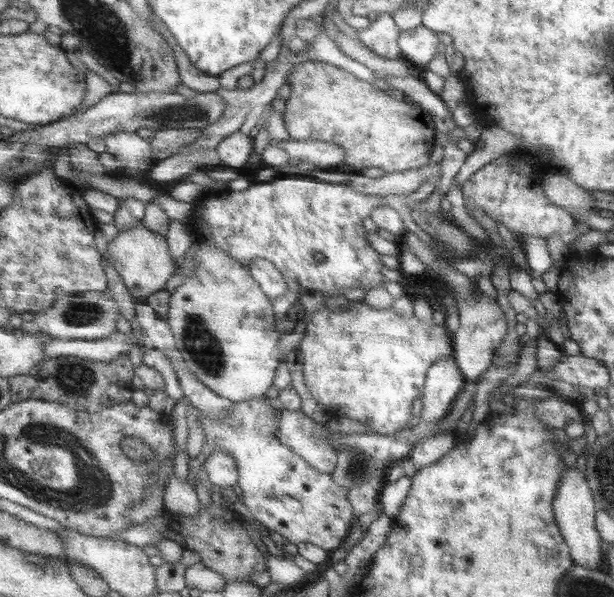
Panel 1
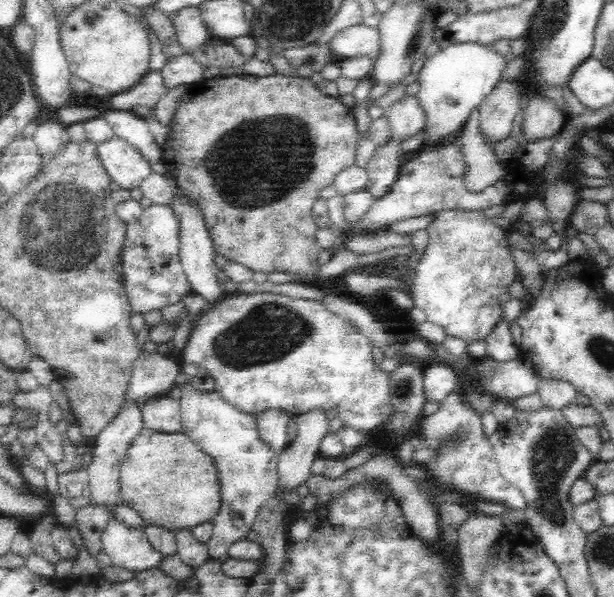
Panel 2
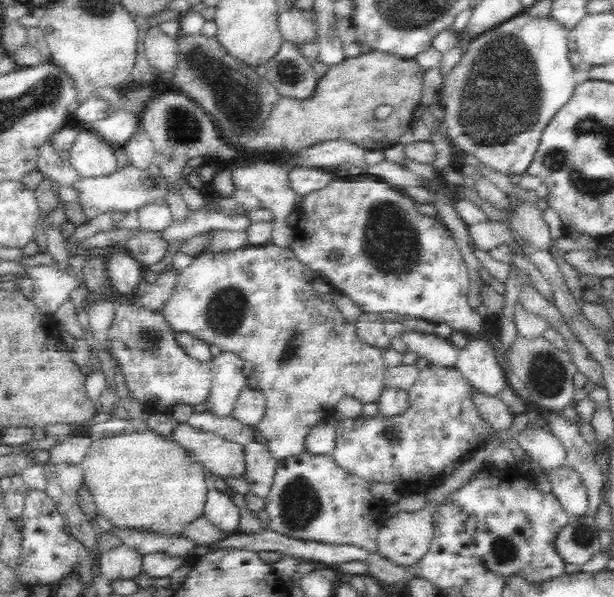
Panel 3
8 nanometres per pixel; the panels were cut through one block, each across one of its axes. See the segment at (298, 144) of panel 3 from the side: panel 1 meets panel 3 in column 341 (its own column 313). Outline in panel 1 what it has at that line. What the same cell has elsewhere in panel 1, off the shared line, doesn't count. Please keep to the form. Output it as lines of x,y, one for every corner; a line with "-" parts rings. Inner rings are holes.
302,62
290,74
290,84
294,92
287,101
285,115
292,139
340,144
346,148
347,164
361,172
369,168
382,168
386,173
398,173
431,164
430,152
435,145
434,134
437,130
432,114
420,105
390,97
373,83
363,81
349,70
330,62

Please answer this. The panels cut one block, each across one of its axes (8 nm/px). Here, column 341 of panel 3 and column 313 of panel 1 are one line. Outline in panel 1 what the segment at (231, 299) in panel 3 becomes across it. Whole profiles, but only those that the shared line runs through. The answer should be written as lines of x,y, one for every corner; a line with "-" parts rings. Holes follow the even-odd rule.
352,301
350,307
346,309
343,308
340,311
332,311
328,309
328,307
321,305
316,313
306,316
306,320
308,324
304,329
305,337
301,342
299,352
305,363
304,372
306,374
306,382
308,382
310,390
312,390
312,396
314,396
318,402
322,402
322,404
328,406
328,410
330,410
332,416
340,418
348,417
352,418
352,420
358,420
358,422
361,422
364,426
372,428
374,432
386,436
393,436
396,432
401,432
407,427
408,420
413,416
411,409
414,400
423,396
427,370
436,362
442,361
445,357
453,355
453,338
450,337
450,333
445,325
420,321
416,316
404,318
393,308
376,309
376,307
368,305
366,301

